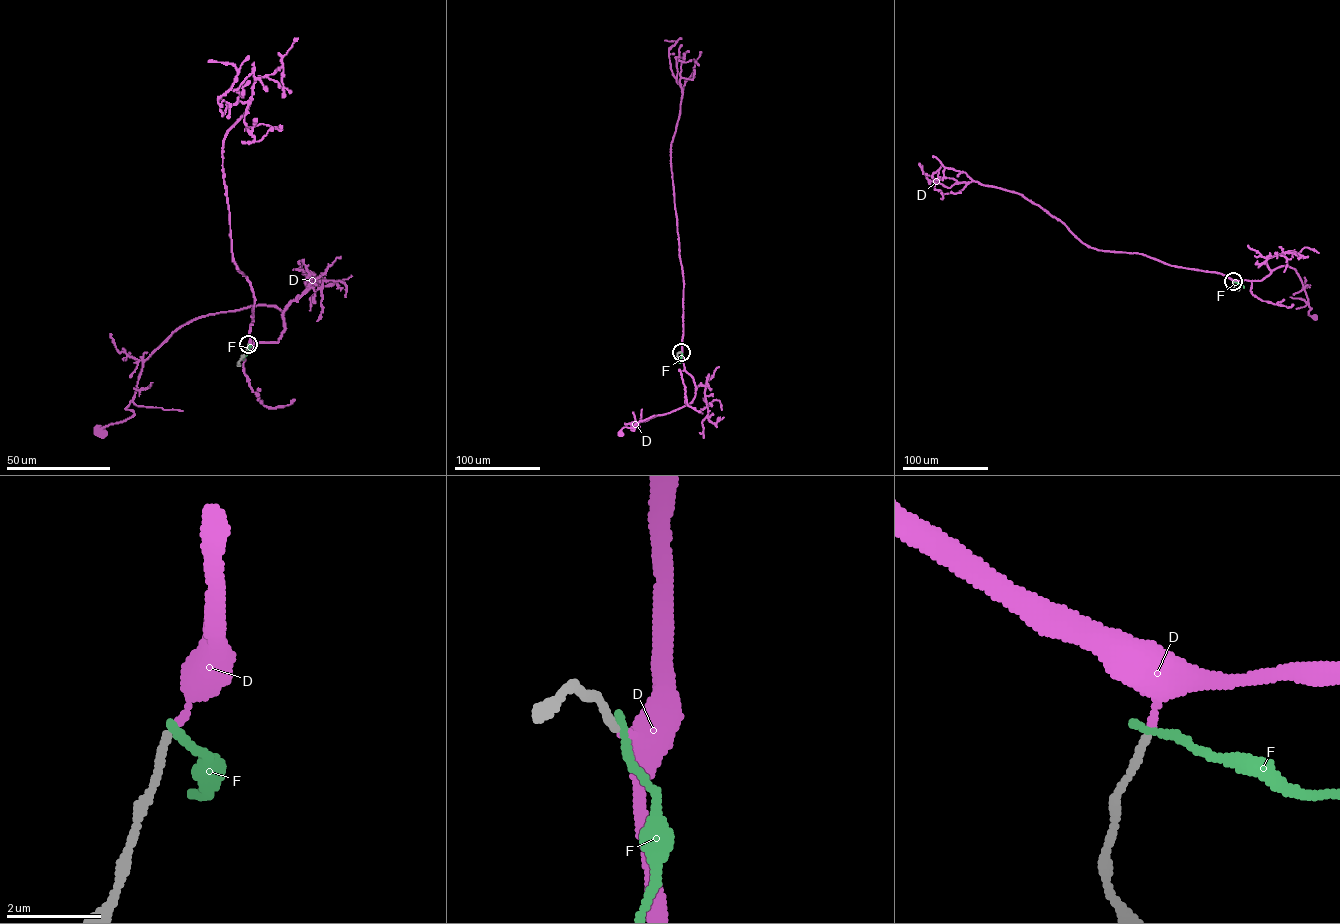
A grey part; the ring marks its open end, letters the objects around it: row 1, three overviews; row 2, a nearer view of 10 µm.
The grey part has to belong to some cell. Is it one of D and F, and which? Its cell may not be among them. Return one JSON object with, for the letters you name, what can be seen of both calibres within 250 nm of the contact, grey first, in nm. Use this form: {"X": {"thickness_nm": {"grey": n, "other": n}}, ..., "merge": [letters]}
{"D": {"thickness_nm": {"grey": 140, "other": 180}}, "merge": ["D"]}

